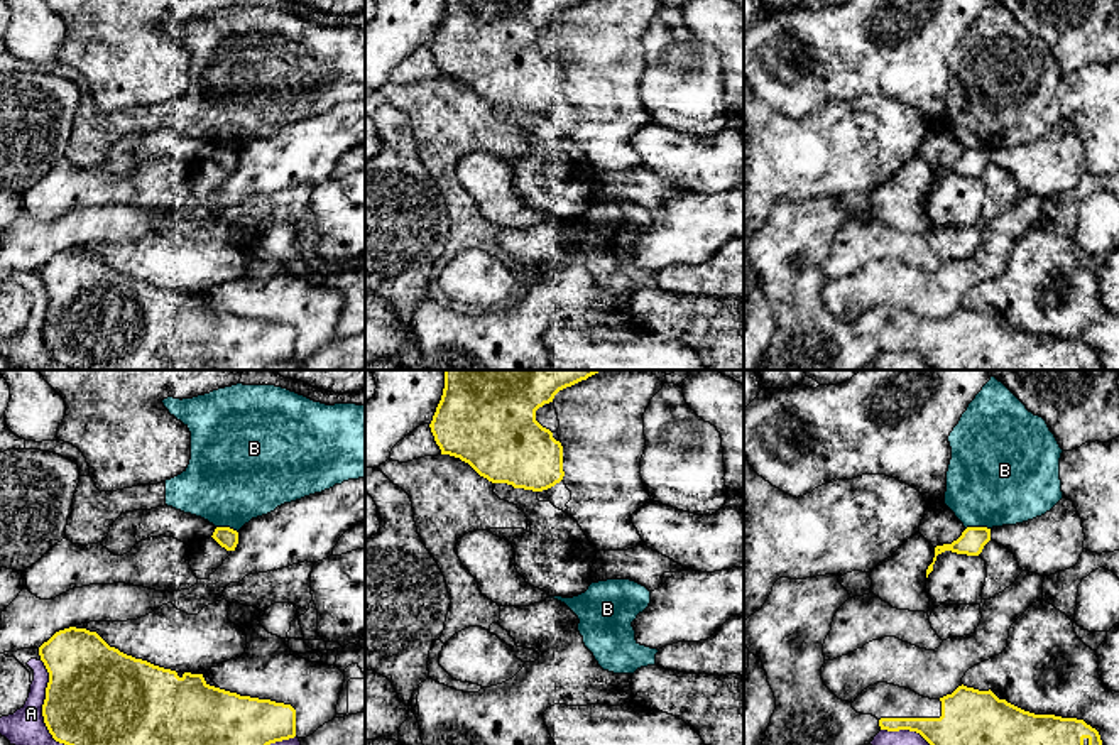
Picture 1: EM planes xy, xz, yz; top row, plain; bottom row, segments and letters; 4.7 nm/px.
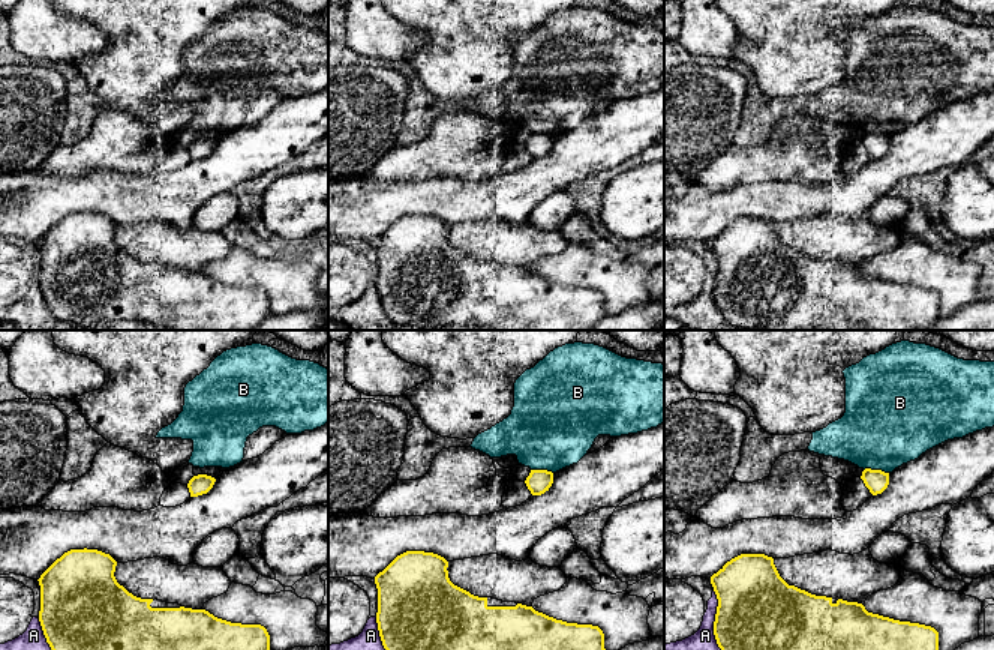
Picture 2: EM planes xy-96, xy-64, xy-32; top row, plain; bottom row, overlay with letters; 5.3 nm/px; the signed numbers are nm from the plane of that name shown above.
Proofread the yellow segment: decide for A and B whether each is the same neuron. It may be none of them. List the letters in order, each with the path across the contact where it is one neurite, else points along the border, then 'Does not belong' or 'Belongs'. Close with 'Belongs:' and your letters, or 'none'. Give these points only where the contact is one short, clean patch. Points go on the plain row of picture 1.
A: Does not belong
B: Boundary: yz (989, 149), (966, 151). Does not belong
Belongs: none

